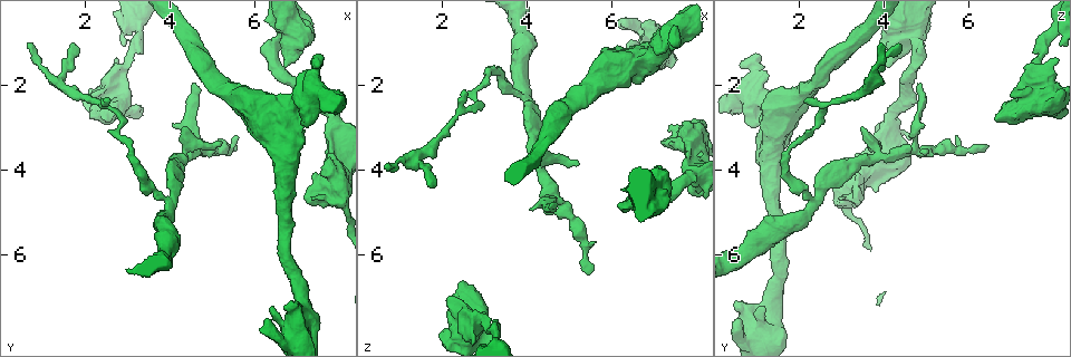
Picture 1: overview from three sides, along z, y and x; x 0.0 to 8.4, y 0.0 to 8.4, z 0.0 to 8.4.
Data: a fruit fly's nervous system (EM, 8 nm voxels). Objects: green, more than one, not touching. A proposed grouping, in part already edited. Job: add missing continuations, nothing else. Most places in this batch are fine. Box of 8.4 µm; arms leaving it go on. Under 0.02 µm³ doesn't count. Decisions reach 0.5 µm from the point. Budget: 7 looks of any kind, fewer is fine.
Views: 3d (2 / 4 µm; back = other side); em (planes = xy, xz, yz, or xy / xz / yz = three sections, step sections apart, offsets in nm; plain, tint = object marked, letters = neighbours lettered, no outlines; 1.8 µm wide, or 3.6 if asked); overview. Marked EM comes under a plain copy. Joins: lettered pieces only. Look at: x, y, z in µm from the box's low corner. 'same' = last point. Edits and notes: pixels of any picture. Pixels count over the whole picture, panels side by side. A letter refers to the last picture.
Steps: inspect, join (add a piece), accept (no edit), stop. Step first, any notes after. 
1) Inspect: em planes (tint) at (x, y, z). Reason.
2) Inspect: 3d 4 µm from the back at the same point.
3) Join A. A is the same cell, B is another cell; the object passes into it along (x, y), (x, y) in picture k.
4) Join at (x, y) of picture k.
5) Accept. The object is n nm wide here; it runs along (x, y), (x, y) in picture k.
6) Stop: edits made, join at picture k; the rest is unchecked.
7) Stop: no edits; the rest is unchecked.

Inspect: 3d 4 µm at (2.45, 2.80, 6.60). An open end.

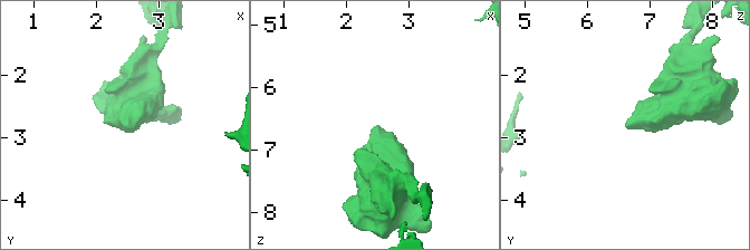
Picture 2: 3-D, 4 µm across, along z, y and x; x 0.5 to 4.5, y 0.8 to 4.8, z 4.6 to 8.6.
Inspect: em planes (letters) at (2.50, 2.80, 6.60).

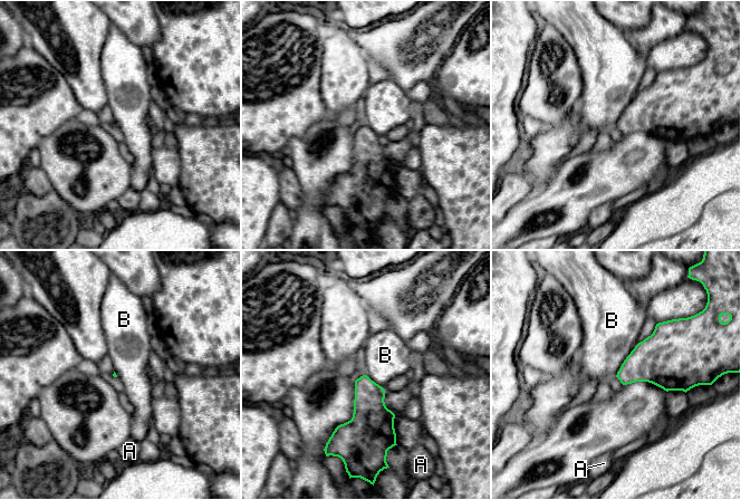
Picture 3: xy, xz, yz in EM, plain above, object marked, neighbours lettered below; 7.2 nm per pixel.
Accept. A and B are other cells; a border runs along (636, 345), (615, 376) in picture 3; no lettered piece goes on from it.

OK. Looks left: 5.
Inspect: 3d 2 µm at (4.60, 1.95, 4.80).

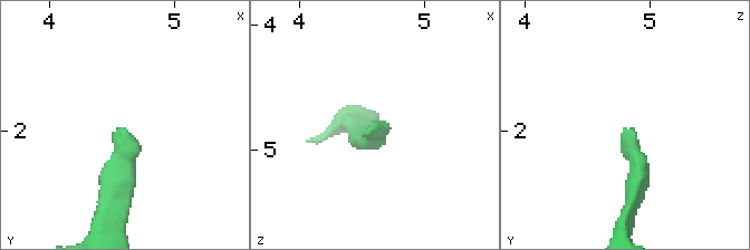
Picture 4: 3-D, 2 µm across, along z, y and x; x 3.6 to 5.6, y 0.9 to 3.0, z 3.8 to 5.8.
Inspect: em planes (letters) at (4.58, 2.00, 4.76). Shape alone is not enough.

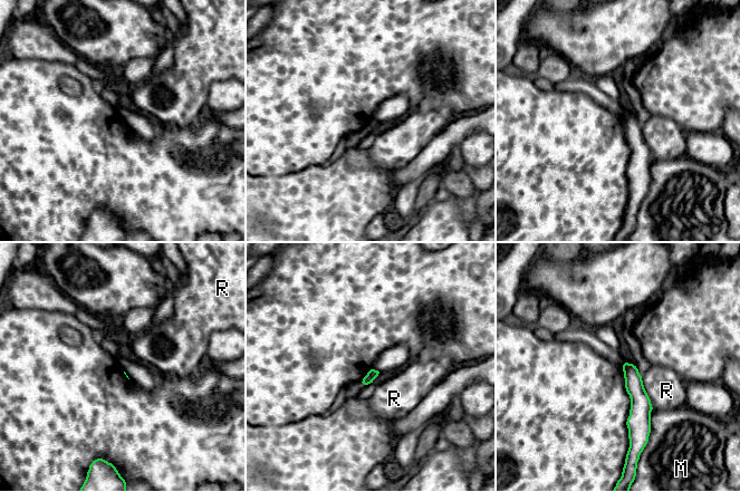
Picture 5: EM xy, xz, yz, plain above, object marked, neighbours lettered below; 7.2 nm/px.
Accept. M and R are other cells; no lettered piece goes on from it.

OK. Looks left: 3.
Inspect: em planes (letters) at (5.55, 3.40, 6.45). Free end.

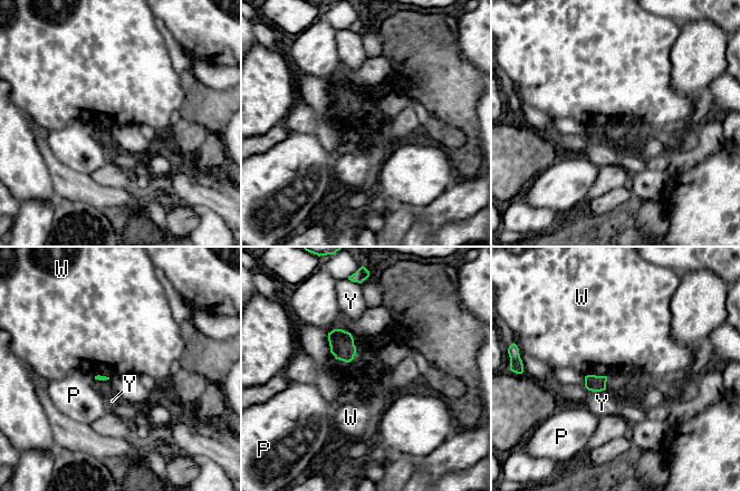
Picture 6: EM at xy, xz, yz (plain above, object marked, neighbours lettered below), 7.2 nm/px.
Accept. P, W and Y are other cells; a border runs along (328, 331), (351, 334), (351, 362) in picture 6; none of them fits.

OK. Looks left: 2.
Stop: no edits; the rest is unchecked.

